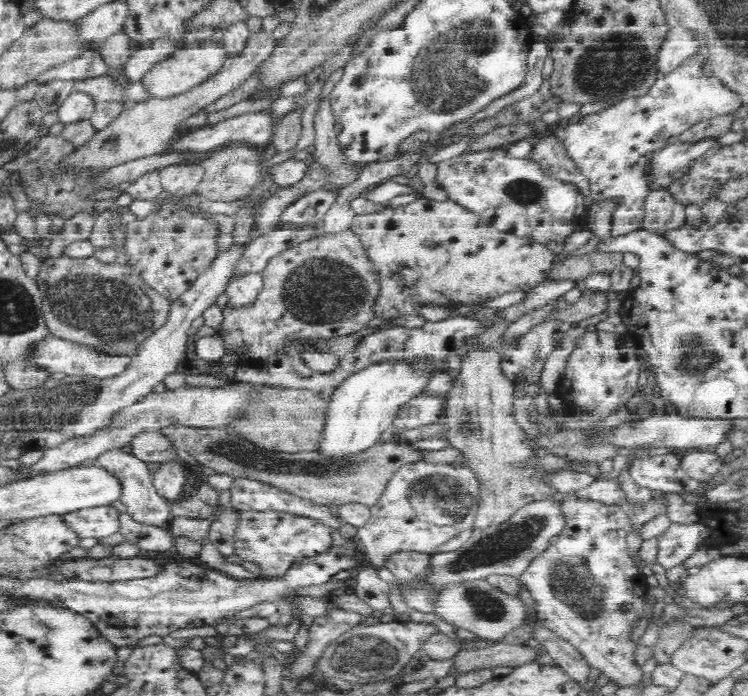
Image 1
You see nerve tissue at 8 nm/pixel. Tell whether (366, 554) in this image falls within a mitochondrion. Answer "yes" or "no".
no

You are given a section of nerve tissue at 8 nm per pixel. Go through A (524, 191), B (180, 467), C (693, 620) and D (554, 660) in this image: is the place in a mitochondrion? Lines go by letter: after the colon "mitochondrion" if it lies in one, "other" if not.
A: mitochondrion
B: other
C: other
D: other

